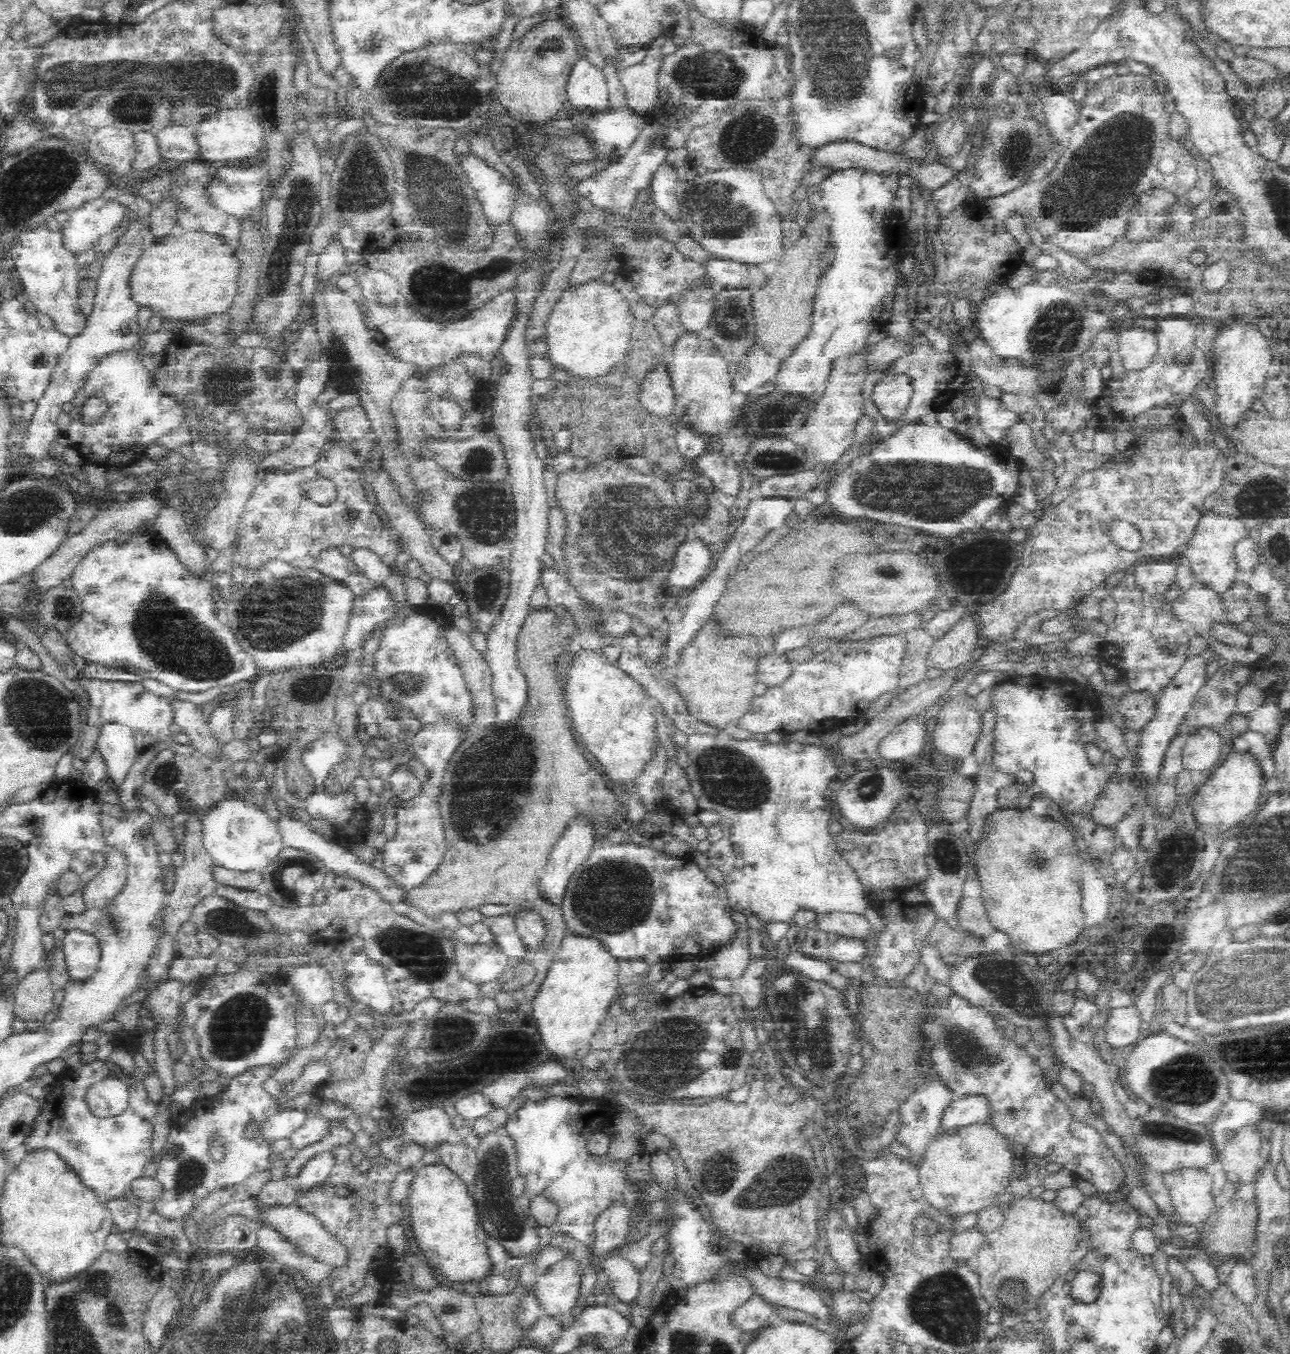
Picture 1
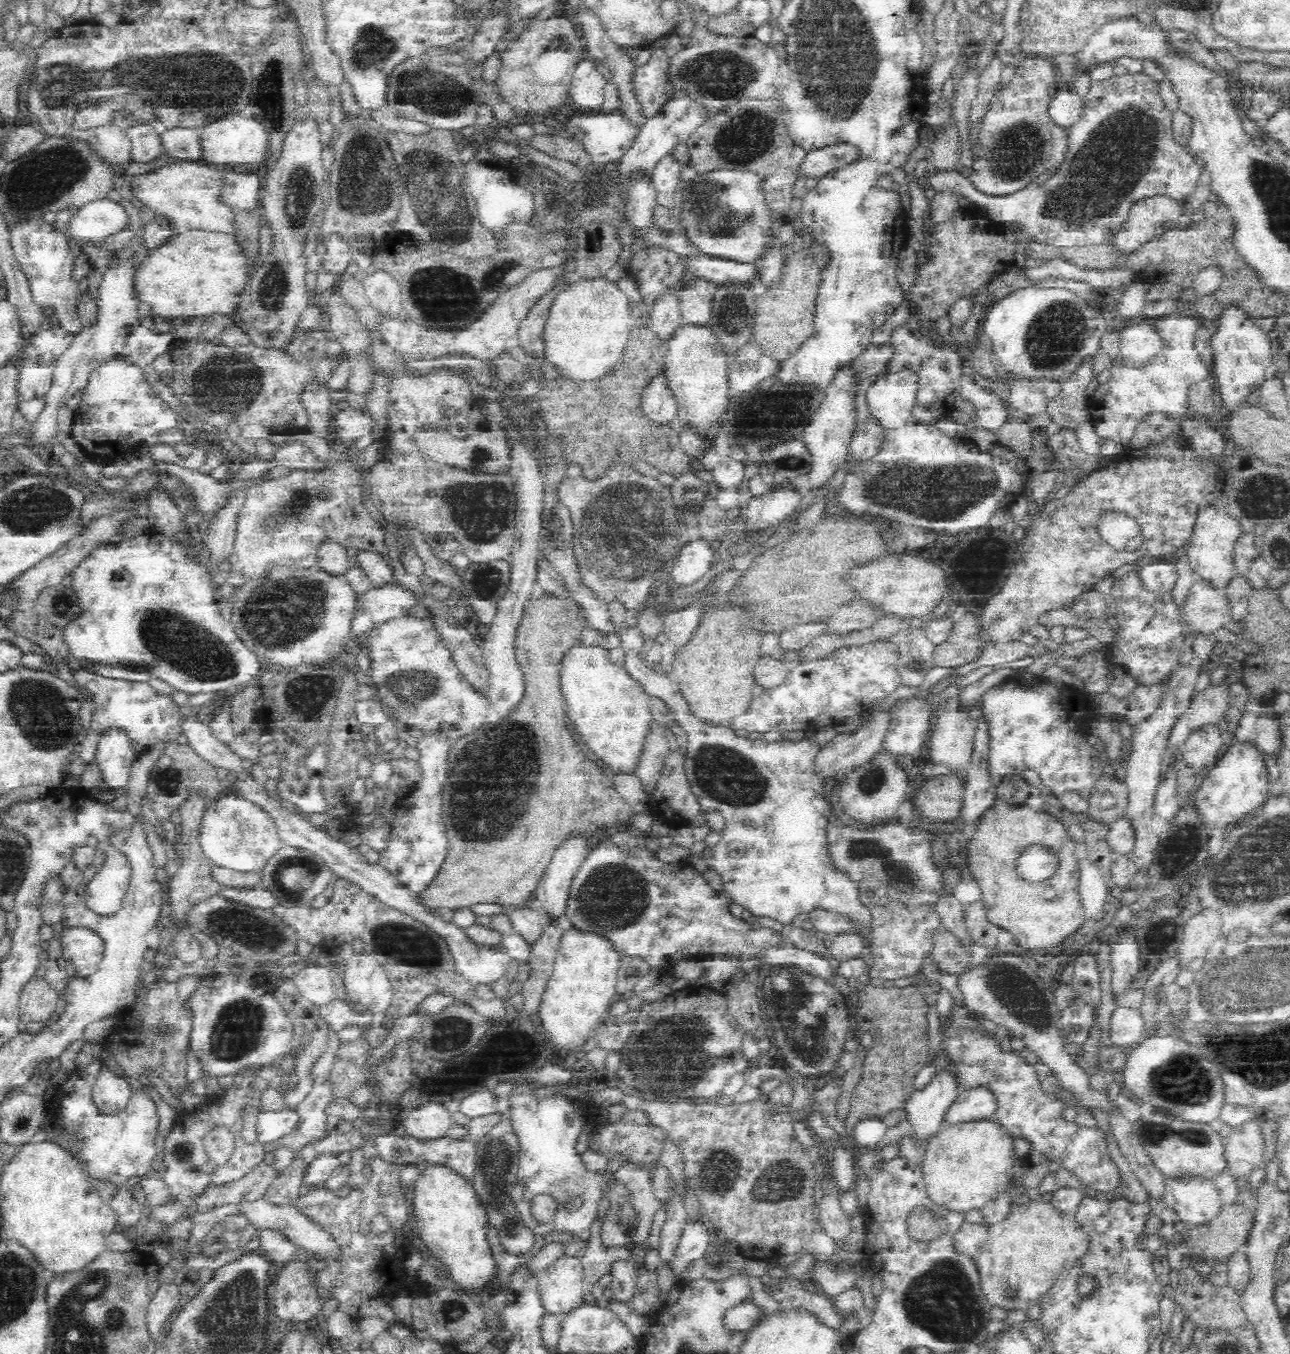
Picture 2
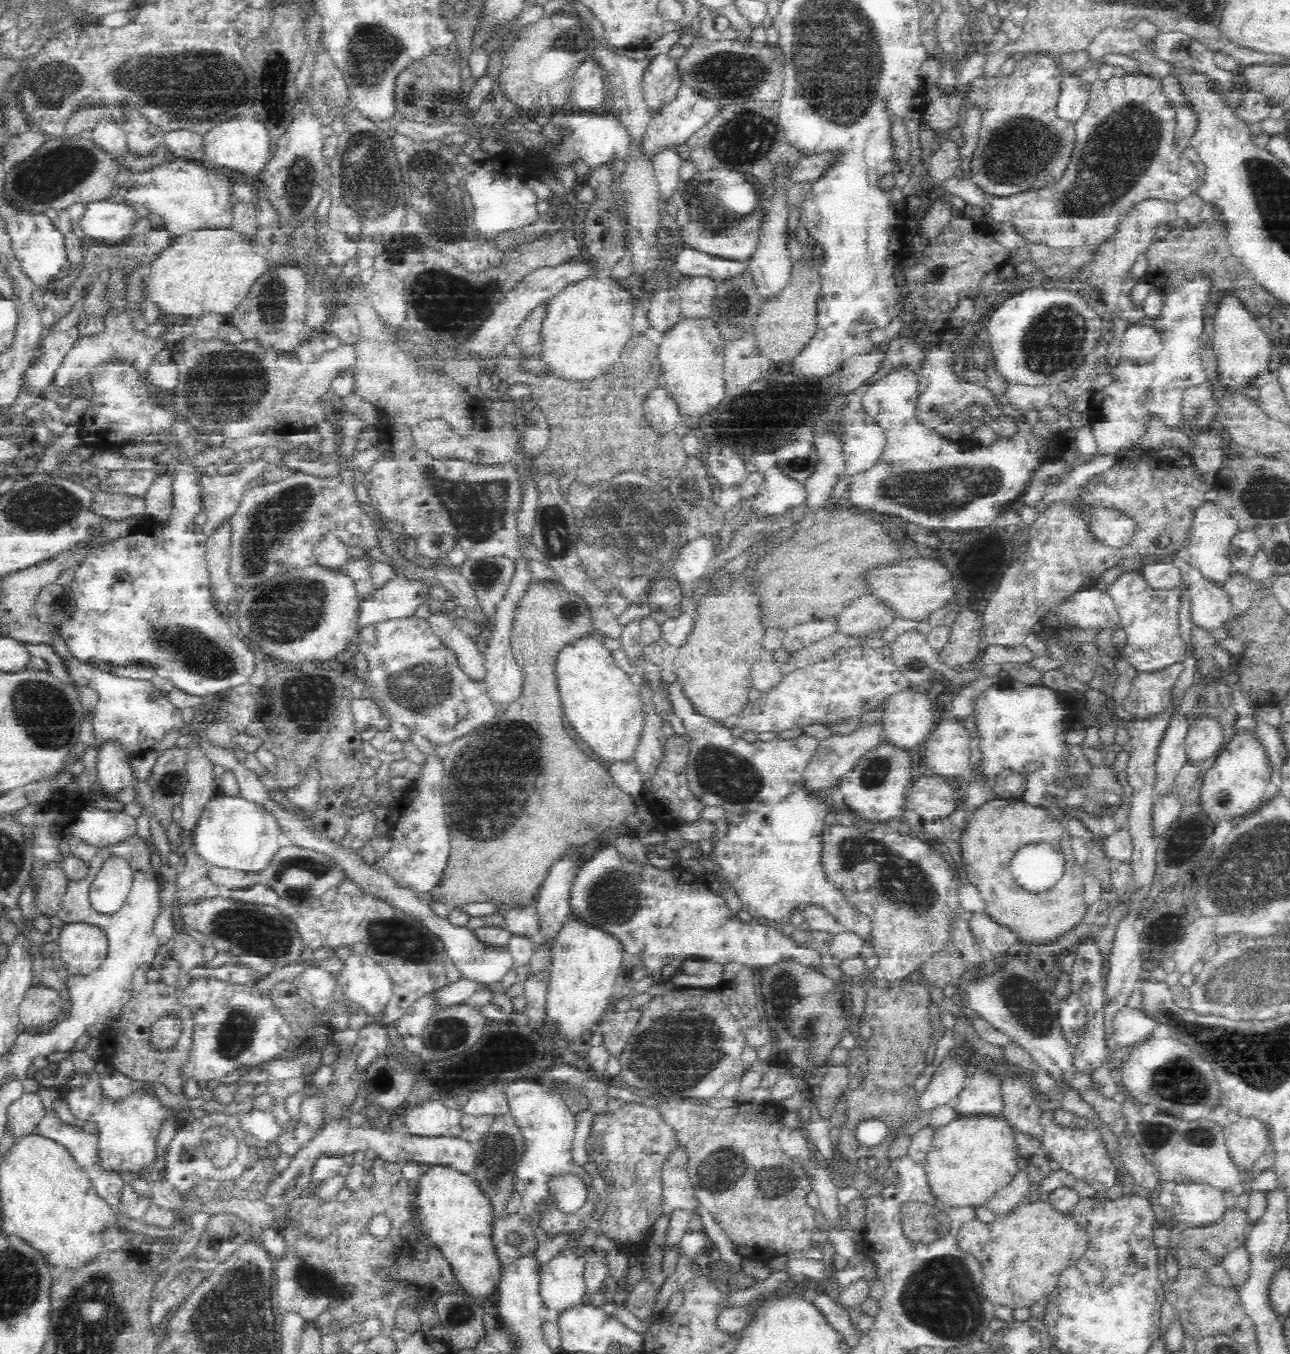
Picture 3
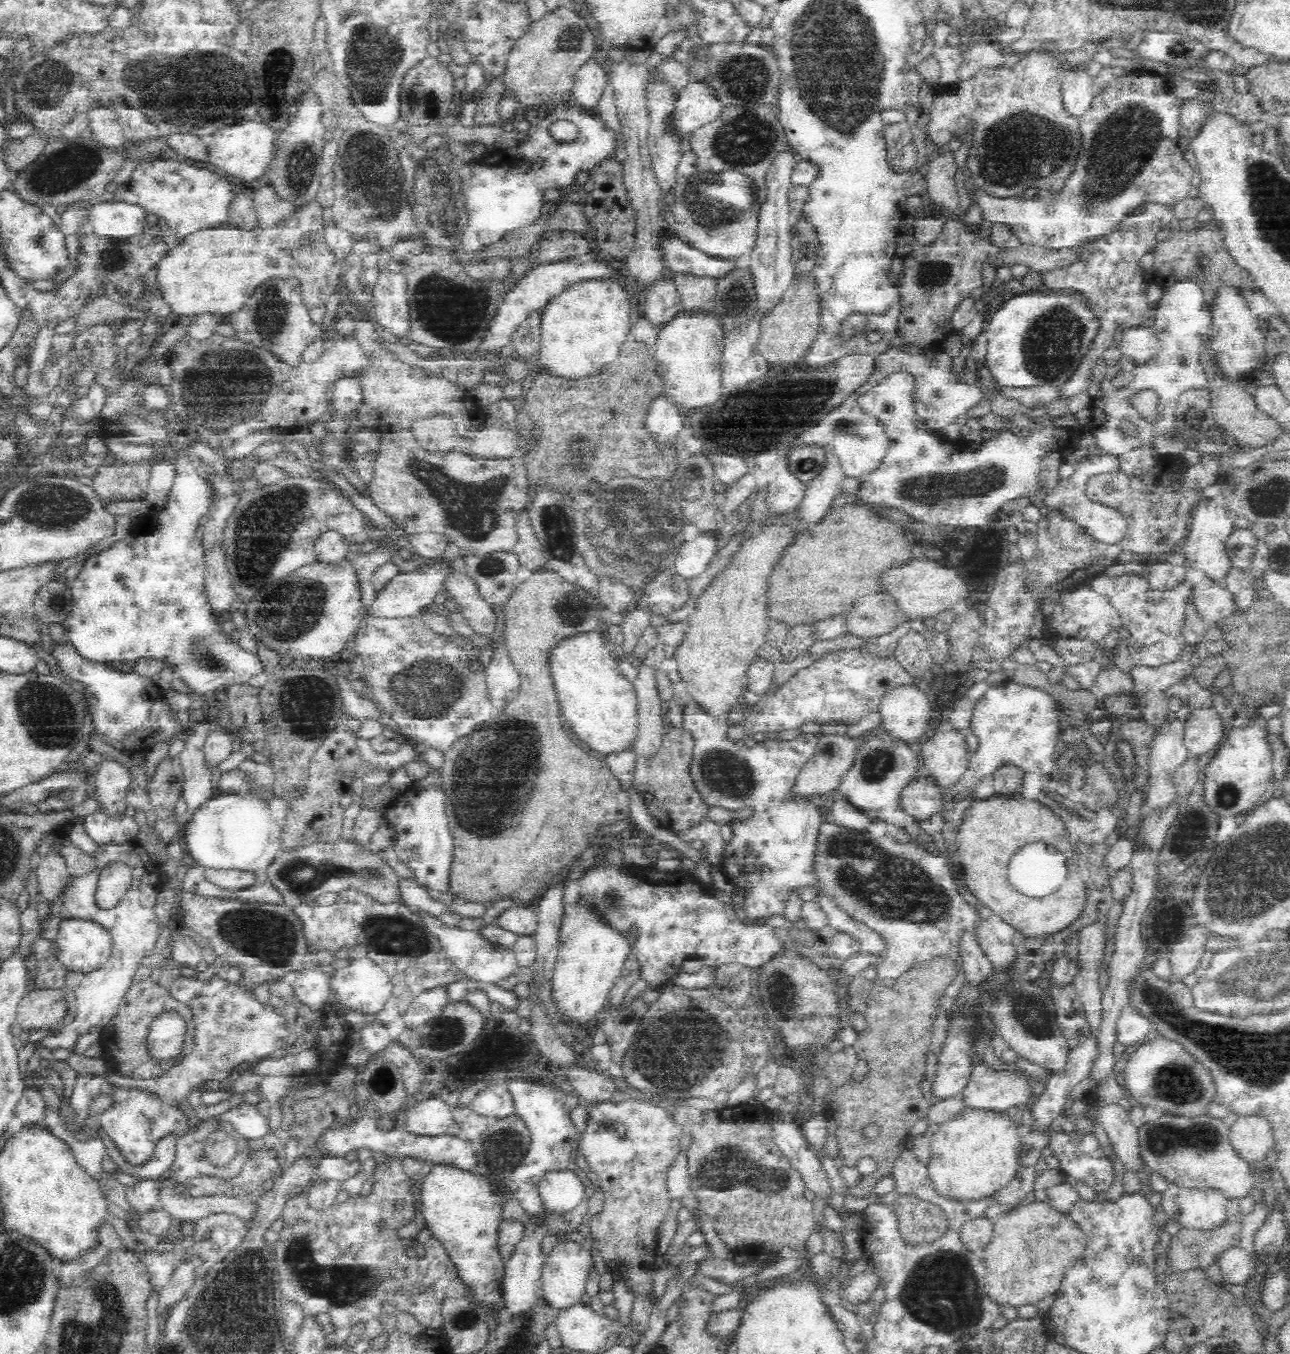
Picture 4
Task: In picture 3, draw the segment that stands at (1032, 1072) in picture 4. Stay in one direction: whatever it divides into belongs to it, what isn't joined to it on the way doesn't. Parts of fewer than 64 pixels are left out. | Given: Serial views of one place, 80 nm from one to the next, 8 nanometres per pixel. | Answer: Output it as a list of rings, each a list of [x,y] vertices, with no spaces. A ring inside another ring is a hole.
[[[976,1071],[975,1075],[968,1078],[956,1099],[955,1119],[994,1117],[1003,1108],[1000,1081],[984,1071]]]

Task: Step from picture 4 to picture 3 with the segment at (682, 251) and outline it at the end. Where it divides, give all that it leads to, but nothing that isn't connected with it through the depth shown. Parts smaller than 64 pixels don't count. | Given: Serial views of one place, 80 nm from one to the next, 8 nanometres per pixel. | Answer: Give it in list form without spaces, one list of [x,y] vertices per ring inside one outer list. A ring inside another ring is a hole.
[[[686,246],[673,252],[673,270],[686,277],[706,277],[719,282],[748,271],[748,266],[740,261],[704,254]]]

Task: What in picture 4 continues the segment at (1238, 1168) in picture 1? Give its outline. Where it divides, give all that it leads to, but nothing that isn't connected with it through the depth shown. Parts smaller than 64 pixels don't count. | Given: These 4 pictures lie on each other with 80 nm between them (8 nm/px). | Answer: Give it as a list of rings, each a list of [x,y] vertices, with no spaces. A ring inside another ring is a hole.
[[[1258,1115],[1240,1116],[1230,1127],[1228,1140],[1238,1158],[1253,1164],[1273,1148],[1272,1125]]]

